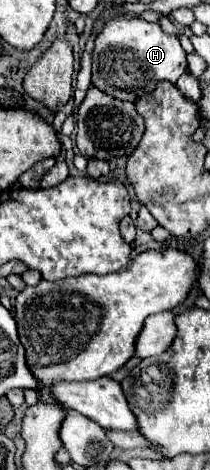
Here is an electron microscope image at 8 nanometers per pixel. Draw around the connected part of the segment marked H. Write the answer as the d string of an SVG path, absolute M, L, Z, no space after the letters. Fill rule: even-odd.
M115 17L109 19L97 35L91 83L121 101L135 101L139 95L153 91L153 81L177 83L177 79L187 71L185 57L187 53L183 51L179 39L163 33L157 23L137 17ZM127 51L133 51L131 59L127 59Z

